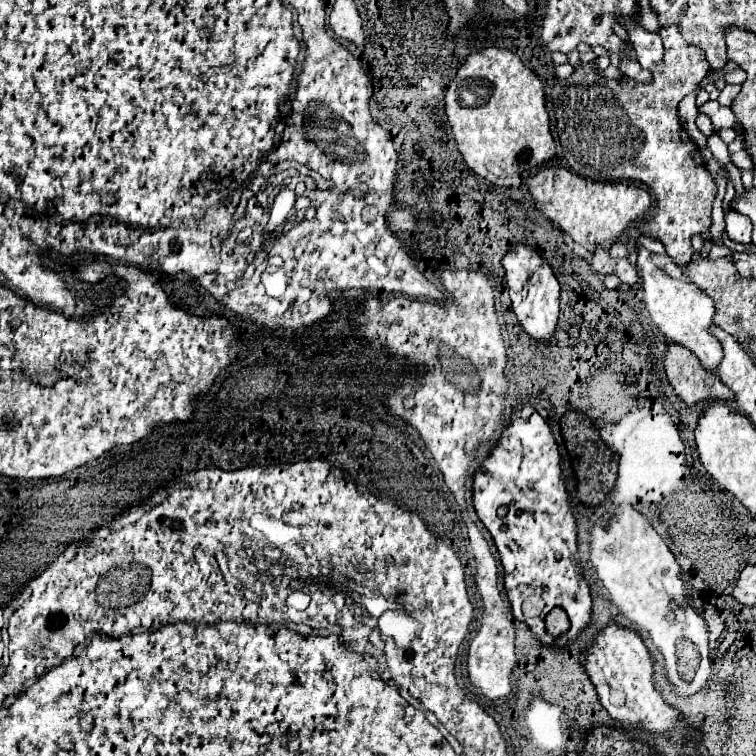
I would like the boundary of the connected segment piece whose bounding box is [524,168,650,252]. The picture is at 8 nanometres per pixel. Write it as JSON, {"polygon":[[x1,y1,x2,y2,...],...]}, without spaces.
{"polygon":[[542,168,536,174,526,176,524,184,534,198,534,208,540,210,548,222,590,252,594,246,608,250,624,228,650,208,650,194,634,184,594,182,564,168]]}

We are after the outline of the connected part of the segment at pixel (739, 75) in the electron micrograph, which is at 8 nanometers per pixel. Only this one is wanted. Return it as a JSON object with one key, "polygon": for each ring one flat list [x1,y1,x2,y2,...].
{"polygon":[[727,62,722,68,724,81,727,84,742,84,746,80,746,73,734,62]]}

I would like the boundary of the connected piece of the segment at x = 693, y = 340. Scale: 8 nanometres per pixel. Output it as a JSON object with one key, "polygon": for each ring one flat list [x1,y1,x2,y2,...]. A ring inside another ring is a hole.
{"polygon":[[638,246,636,248,636,268,638,268,638,276,642,280,642,286,644,286,644,306,652,318,652,322,664,332,666,340,672,340,676,344,682,344,686,346,688,350,692,350,698,360,702,360,704,366,710,364,710,370,714,372,716,366,720,364,720,358,722,358,722,346,720,342,716,342,716,338,708,332,708,328,714,324,712,322,712,316,716,312,712,300,708,298,708,294,704,290,700,290,698,286,694,284,688,284,688,282,680,282,680,280,674,280,670,278,662,268,658,268,654,262,652,262,652,254]]}

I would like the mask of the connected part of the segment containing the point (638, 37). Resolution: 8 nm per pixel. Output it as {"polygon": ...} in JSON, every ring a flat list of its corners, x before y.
{"polygon":[[634,14,630,18,622,18,618,16,618,22,626,22,626,30,628,30,628,42,636,52,638,62,642,64,642,68,652,68,652,64,658,64,660,58,664,56,664,46,658,34,648,32,642,24,640,24,640,14]]}

